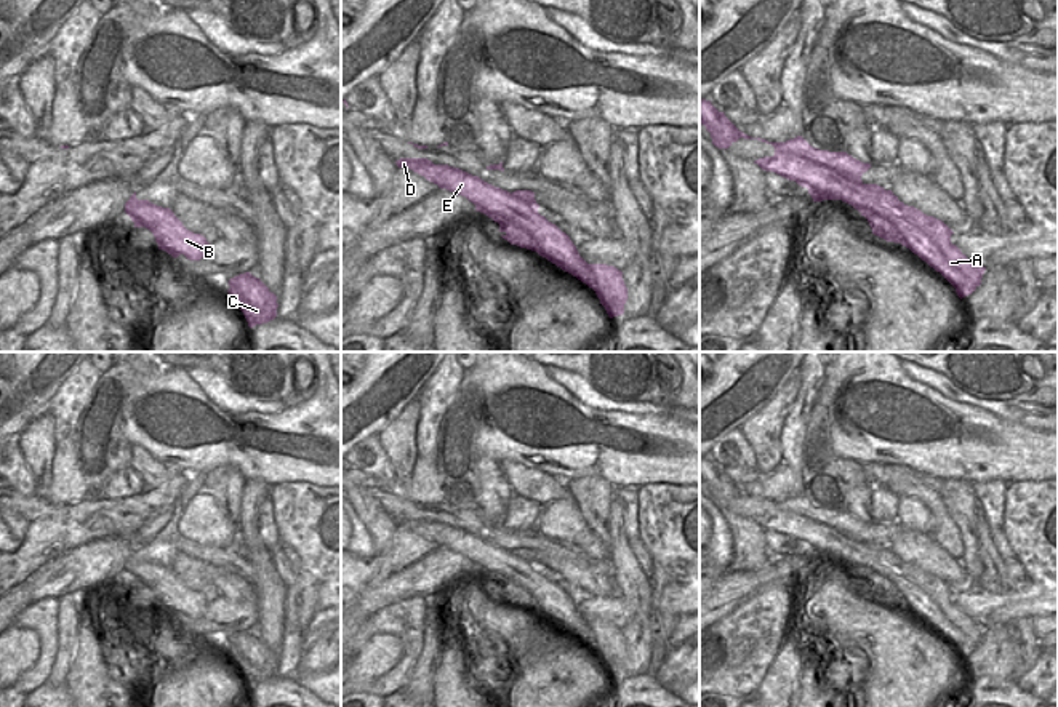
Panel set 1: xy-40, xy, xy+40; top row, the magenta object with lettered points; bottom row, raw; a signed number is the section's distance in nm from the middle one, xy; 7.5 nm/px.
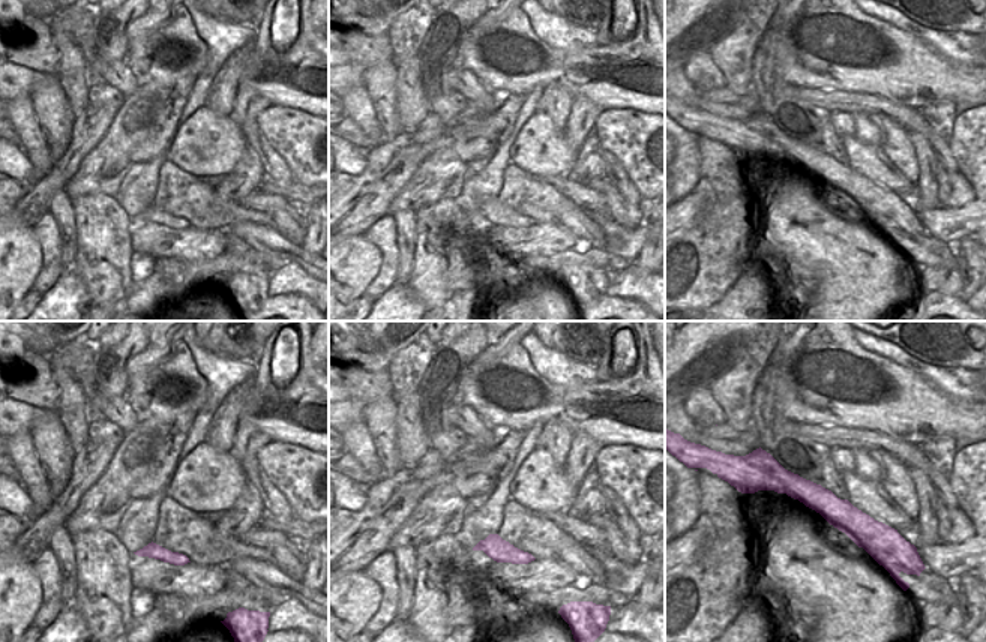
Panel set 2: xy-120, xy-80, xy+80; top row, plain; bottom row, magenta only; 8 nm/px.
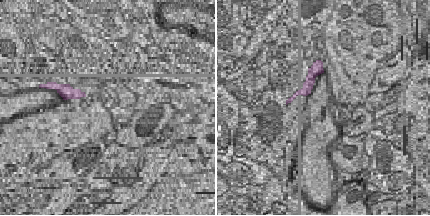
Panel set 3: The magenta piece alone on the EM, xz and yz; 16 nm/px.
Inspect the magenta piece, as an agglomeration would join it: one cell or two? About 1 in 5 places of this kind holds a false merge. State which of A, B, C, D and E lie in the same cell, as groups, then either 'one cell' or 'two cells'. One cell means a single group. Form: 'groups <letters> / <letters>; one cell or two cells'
groups A B D E / C; two cells

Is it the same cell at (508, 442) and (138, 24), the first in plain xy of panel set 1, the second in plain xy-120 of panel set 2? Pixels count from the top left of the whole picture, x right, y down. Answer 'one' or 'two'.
two

